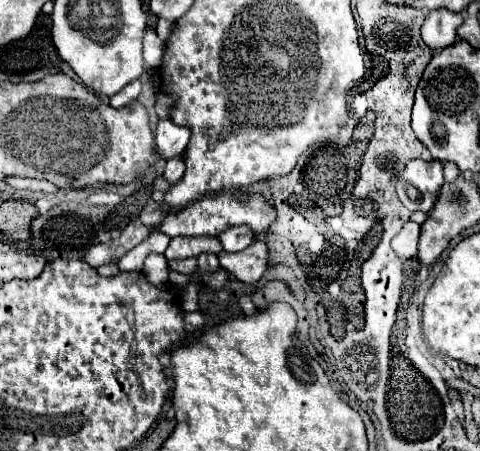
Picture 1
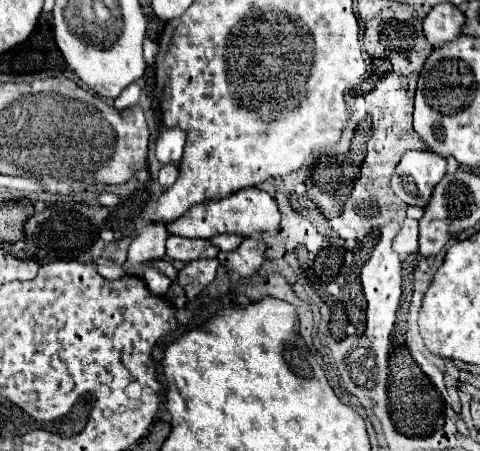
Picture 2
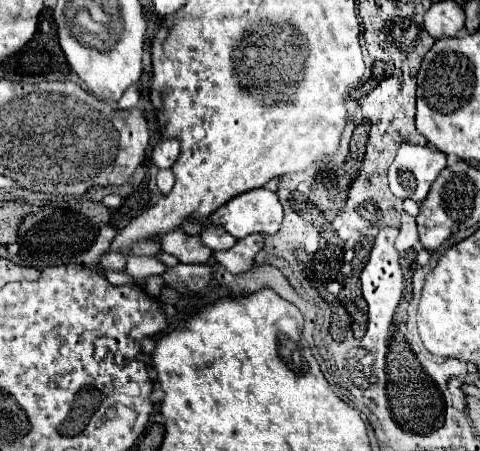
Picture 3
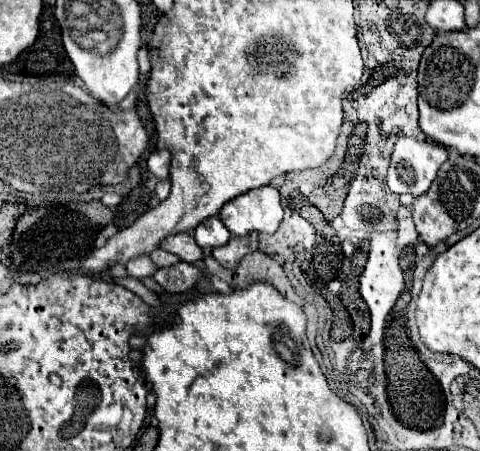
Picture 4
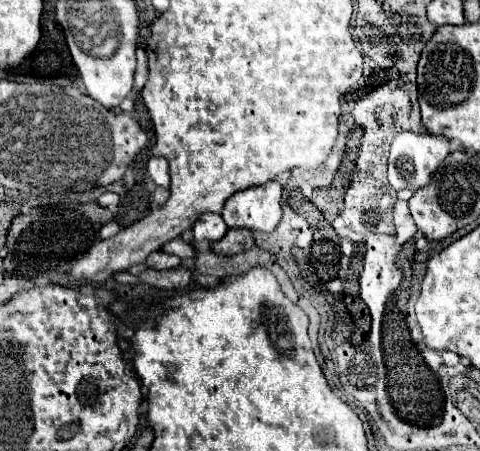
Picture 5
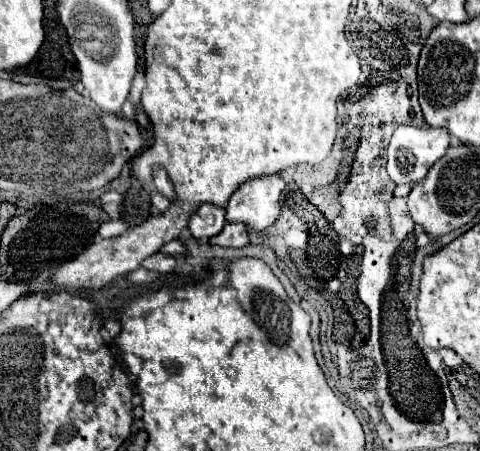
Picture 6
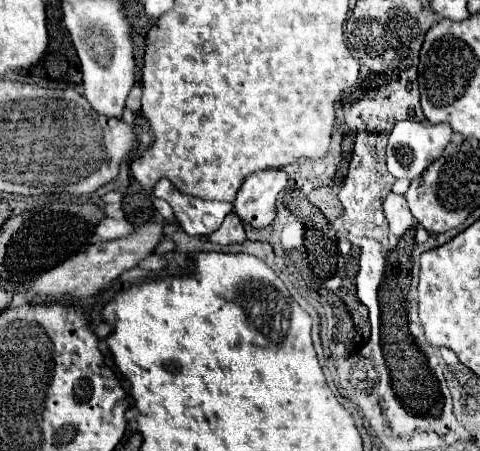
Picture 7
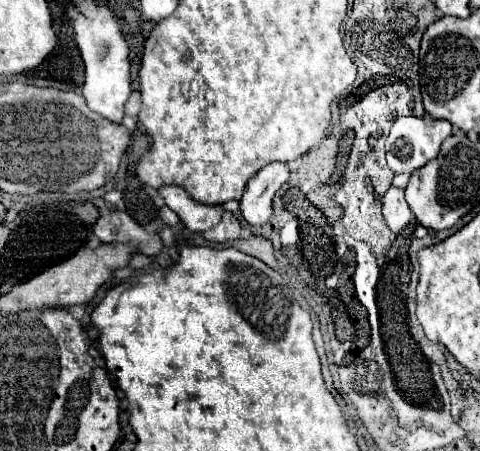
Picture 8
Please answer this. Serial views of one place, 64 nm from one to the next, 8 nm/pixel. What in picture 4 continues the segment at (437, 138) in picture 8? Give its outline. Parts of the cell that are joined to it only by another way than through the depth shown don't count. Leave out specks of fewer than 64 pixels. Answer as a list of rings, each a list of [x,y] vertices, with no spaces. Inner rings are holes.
[[[400,136],[394,144],[392,162],[388,168],[390,190],[396,194],[410,192],[412,196],[424,194],[446,158],[448,148],[432,140]]]

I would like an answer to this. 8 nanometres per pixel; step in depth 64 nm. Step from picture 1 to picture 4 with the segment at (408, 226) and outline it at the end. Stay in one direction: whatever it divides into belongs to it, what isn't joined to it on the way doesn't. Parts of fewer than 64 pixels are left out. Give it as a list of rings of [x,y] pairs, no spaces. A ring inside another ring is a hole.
[[[400,206],[398,210],[398,246],[406,248],[410,244],[416,244],[416,238],[418,238],[418,232],[414,228],[412,214],[406,206]]]

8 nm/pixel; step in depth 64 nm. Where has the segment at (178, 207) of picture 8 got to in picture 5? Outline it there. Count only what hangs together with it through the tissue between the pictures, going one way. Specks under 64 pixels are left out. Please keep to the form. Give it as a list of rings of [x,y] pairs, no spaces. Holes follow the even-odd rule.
[[[150,158],[148,160],[148,174],[152,176],[152,180],[162,186],[162,188],[170,188],[170,176],[168,176],[168,162],[164,158]],[[204,212],[202,218],[196,220],[196,224],[192,226],[194,230],[194,238],[196,240],[220,240],[226,232],[226,224],[222,220],[220,214],[214,214],[214,212]]]

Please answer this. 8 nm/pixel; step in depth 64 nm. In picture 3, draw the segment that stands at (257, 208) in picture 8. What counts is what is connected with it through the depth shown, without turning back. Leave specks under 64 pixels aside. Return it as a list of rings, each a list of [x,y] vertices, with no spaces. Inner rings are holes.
[[[256,188],[228,200],[210,216],[210,222],[222,226],[234,238],[244,238],[254,232],[276,234],[282,218],[284,210],[278,194],[266,188]]]

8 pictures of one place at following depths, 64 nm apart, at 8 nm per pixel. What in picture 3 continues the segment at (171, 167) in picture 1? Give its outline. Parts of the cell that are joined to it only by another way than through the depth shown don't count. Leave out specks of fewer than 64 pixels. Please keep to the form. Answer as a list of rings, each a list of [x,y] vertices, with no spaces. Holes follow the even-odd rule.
[[[160,170],[158,172],[158,188],[162,192],[162,196],[166,196],[174,186],[174,174],[170,170]]]

